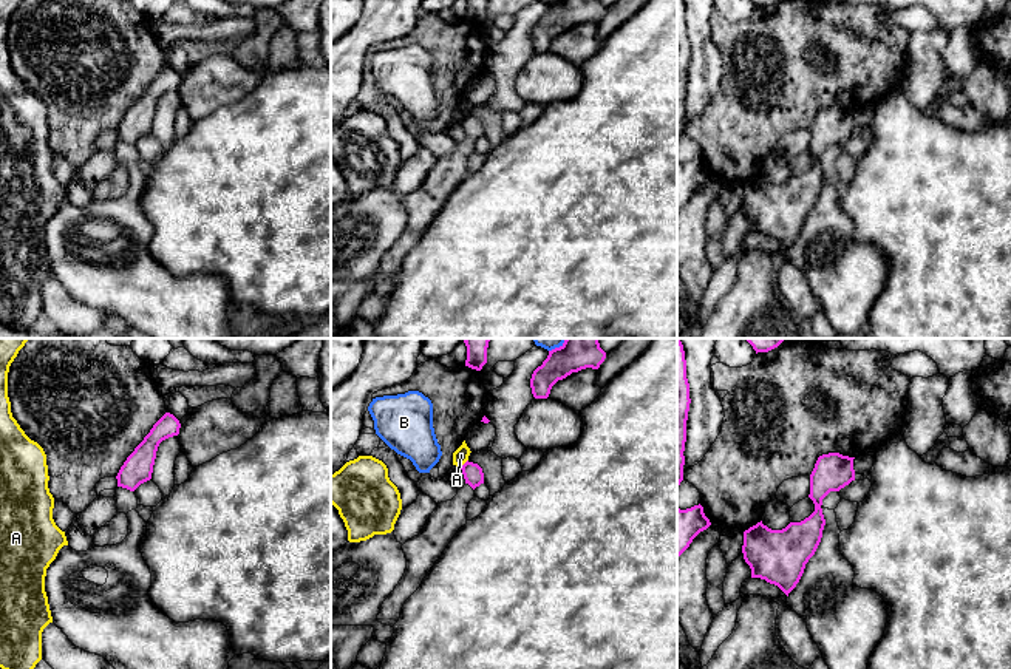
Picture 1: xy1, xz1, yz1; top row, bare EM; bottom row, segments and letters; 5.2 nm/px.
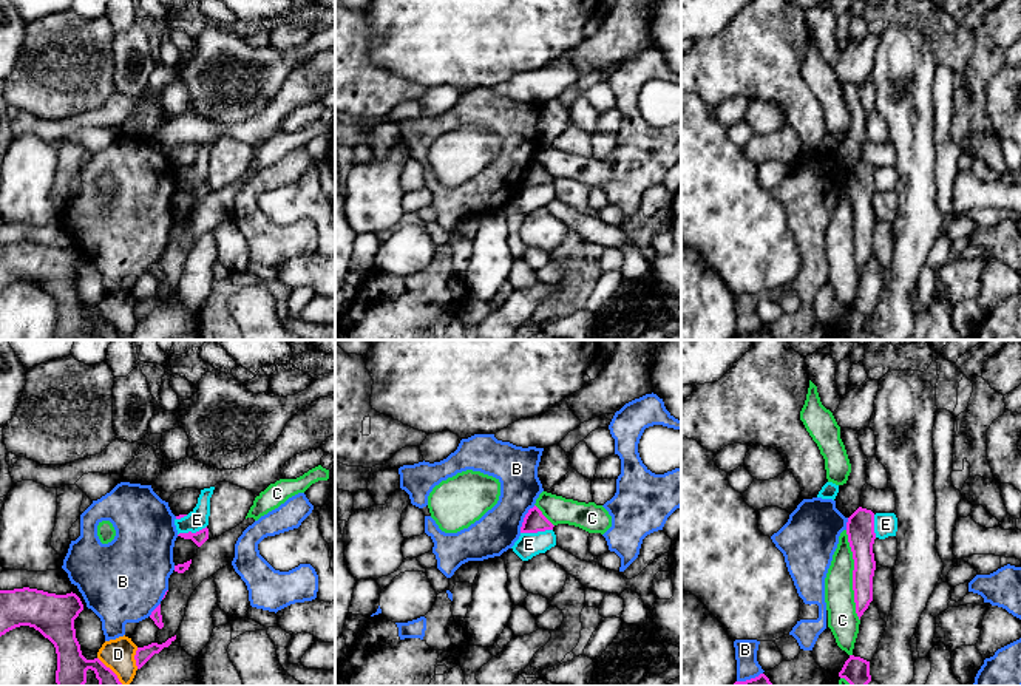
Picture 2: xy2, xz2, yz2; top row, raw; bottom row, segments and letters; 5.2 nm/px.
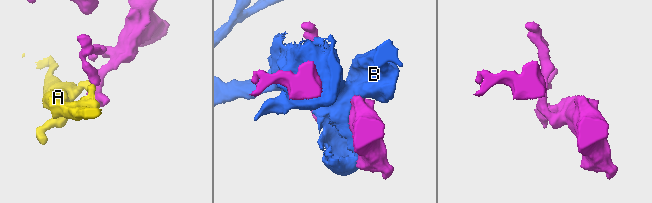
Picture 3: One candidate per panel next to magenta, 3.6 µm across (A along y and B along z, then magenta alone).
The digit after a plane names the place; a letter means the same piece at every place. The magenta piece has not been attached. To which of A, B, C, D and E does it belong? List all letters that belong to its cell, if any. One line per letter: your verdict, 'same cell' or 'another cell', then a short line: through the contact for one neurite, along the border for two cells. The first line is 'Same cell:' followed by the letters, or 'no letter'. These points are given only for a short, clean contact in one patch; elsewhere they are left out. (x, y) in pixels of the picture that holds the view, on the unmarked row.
Same cell: no letter
A: another cell
B: another cell
C: another cell
D: another cell; line xy2 (138, 302), (135, 309), (136, 322)
E: another cell

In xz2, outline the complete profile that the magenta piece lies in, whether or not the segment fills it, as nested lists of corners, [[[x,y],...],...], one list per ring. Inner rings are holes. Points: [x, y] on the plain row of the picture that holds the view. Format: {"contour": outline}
{"contour": [[[534,159],[525,168],[522,181],[521,181],[521,187],[538,187],[538,185],[545,185],[545,184],[553,184],[553,181],[555,179]]]}

